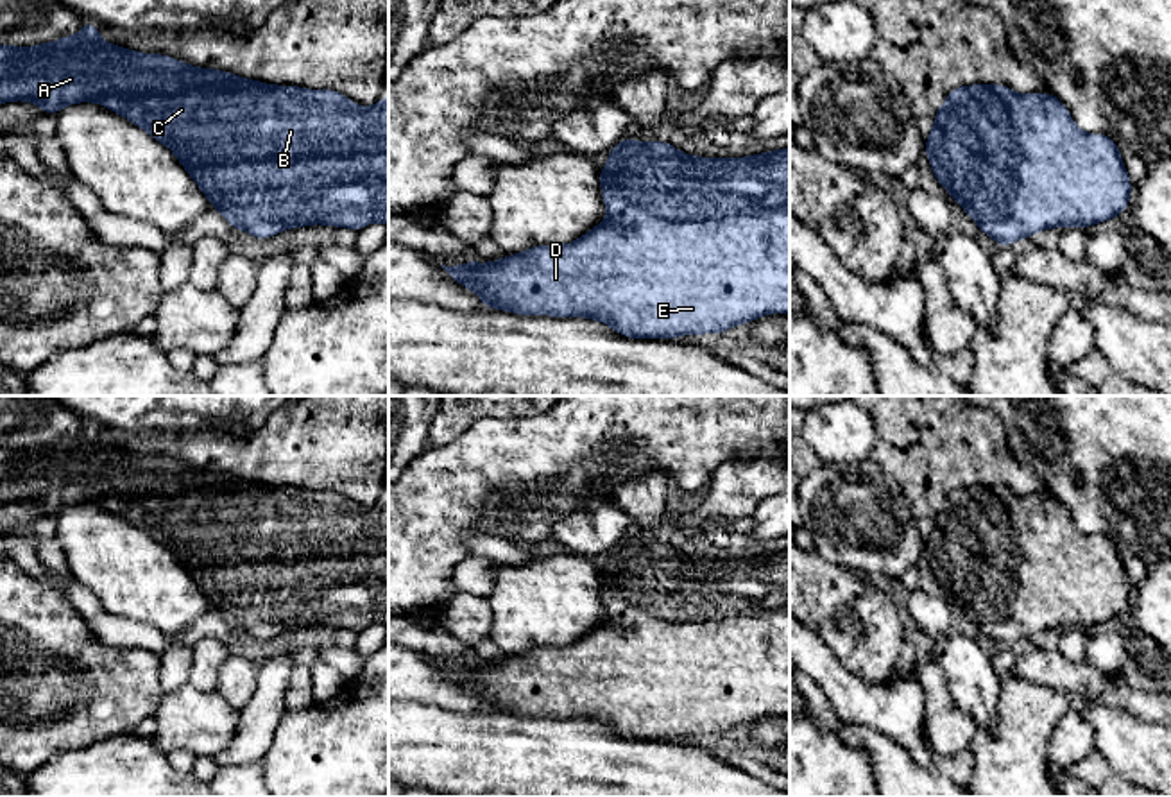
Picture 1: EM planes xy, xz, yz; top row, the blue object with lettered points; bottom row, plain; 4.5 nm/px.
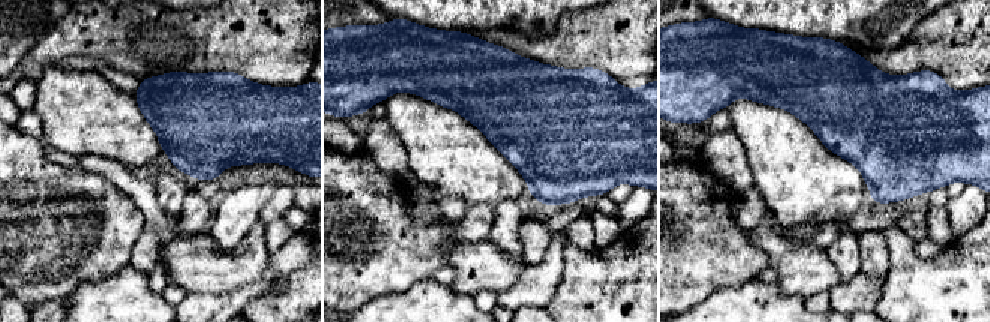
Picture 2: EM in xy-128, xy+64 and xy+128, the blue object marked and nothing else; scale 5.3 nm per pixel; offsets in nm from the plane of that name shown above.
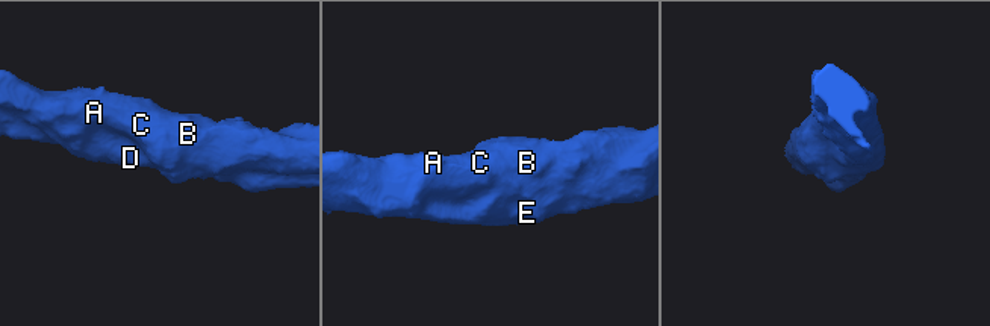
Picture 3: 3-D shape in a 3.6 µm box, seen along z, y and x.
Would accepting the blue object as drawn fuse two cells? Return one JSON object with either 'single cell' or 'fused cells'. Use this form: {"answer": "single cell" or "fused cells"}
{"answer": "single cell"}

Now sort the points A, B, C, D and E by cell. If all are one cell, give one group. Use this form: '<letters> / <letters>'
A B C D E

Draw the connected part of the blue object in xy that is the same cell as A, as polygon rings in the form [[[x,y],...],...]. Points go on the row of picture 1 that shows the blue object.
[[[84,20],[77,36],[66,36],[52,43],[36,47],[0,45],[0,104],[13,100],[30,100],[41,107],[41,113],[57,115],[61,107],[75,102],[98,102],[107,109],[125,116],[134,125],[147,131],[152,138],[165,143],[197,183],[213,208],[220,211],[229,226],[251,233],[254,238],[265,240],[283,229],[303,227],[312,224],[328,224],[335,227],[363,229],[367,224],[380,220],[389,226],[389,95],[371,107],[353,104],[346,95],[333,90],[304,90],[299,86],[274,86],[249,81],[235,73],[218,72],[215,68],[195,68],[174,57],[161,54],[132,52],[118,45],[106,43],[97,25]]]

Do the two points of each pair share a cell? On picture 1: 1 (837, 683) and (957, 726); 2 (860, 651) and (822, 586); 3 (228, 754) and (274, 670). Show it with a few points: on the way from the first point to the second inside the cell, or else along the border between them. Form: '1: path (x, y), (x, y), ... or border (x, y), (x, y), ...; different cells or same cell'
1: border (917, 679), (924, 699), (924, 740), (937, 754); different cells
2: path (842, 634), (831, 627), (828, 604); same cell
3: path (249, 735), (267, 706), (271, 692); same cell

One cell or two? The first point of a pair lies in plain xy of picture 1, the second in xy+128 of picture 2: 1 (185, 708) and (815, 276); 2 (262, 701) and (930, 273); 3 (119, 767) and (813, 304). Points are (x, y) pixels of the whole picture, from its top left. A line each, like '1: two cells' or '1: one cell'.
1: one cell
2: two cells
3: two cells

